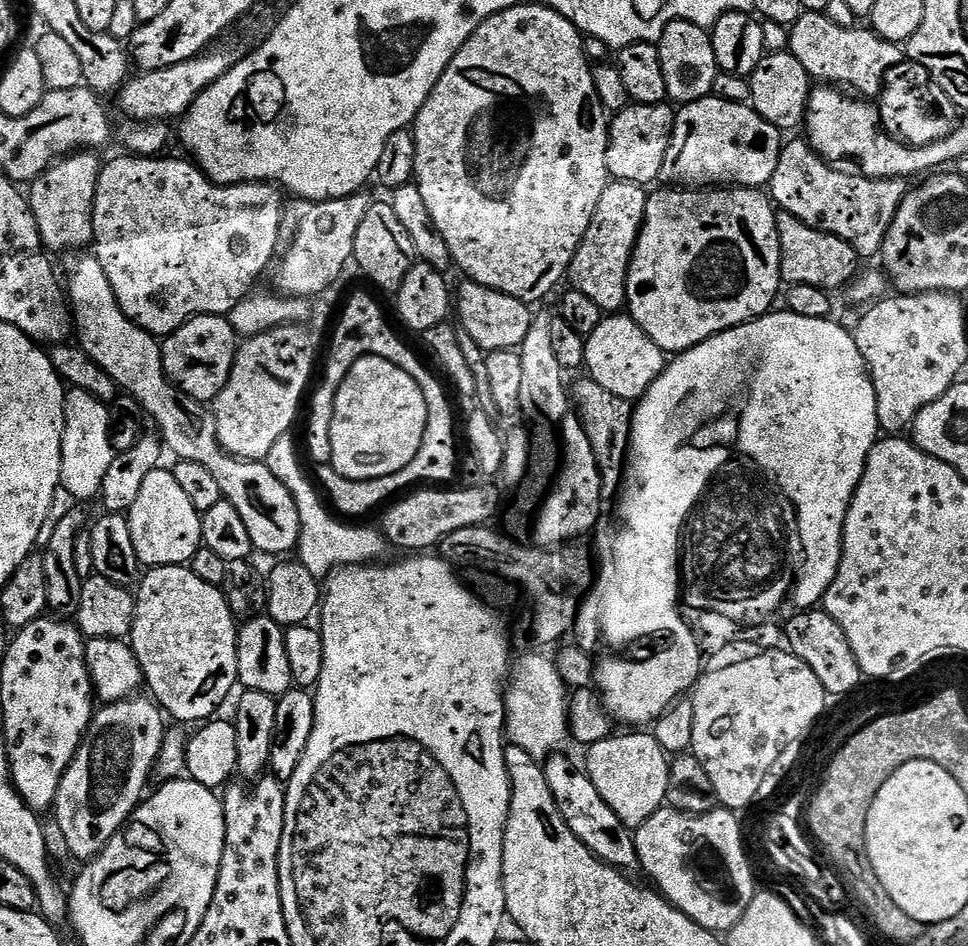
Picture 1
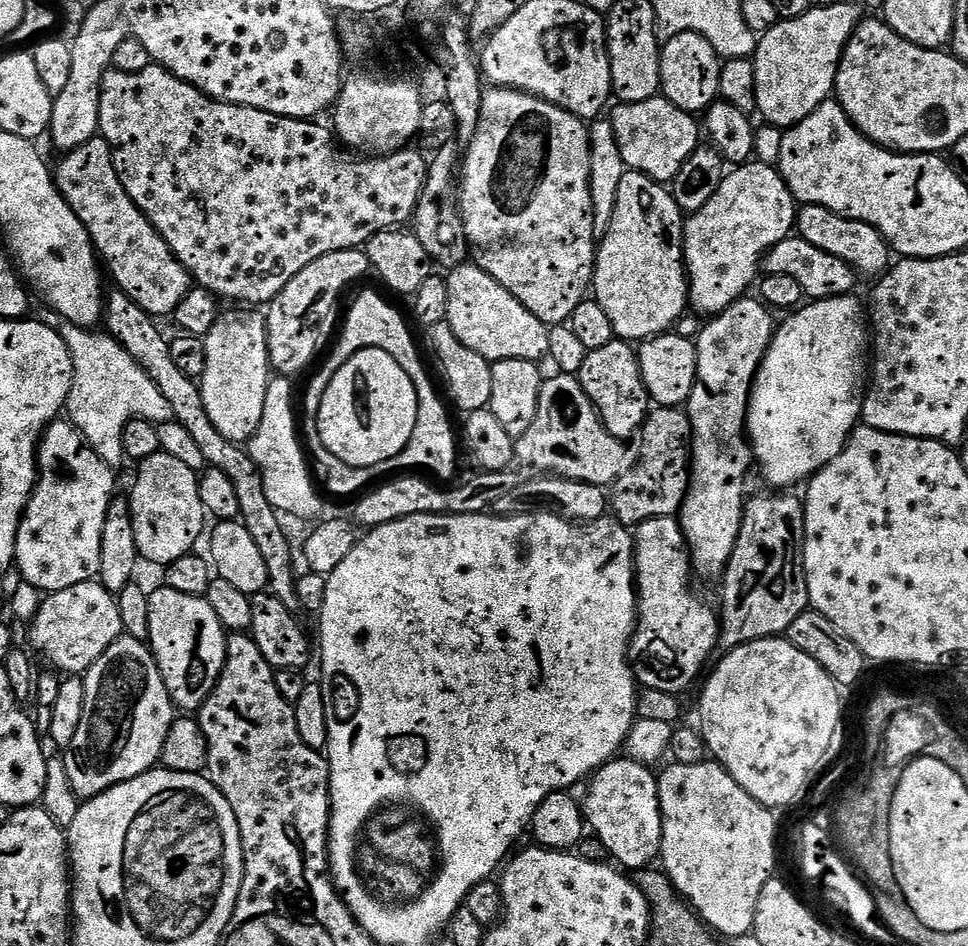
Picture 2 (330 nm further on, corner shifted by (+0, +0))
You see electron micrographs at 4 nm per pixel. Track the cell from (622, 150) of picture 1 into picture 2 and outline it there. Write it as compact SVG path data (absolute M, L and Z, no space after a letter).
M660 94L651 96L646 102L617 103L615 107L611 109L610 119L622 150L625 169L646 174L651 180L675 181L683 164L701 147L701 121Z

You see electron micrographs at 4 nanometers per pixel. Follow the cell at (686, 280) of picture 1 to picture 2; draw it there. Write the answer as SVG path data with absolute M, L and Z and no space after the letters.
M749 162L725 175L717 192L702 209L691 213L684 222L684 261L688 273L688 298L691 307L711 318L725 312L734 301L741 299L748 287L757 283L762 261L778 242L789 239L798 224L798 201L780 174L779 167Z

